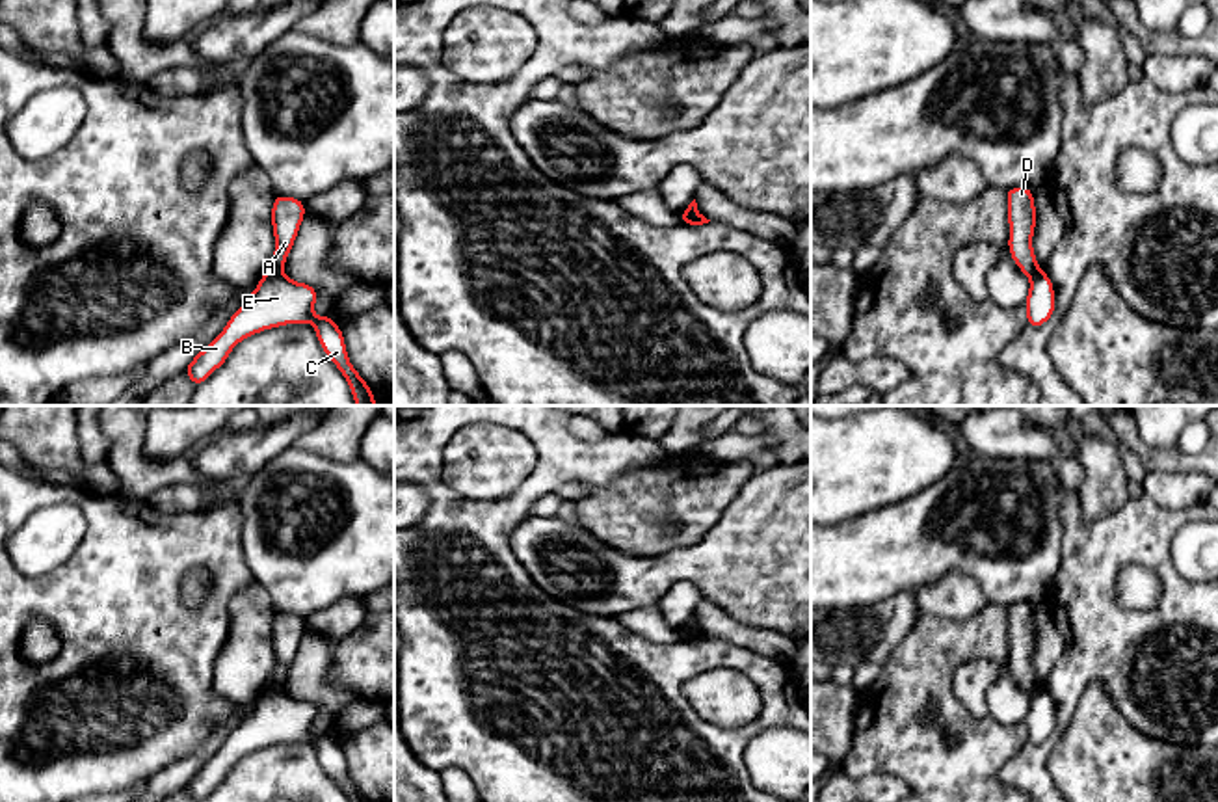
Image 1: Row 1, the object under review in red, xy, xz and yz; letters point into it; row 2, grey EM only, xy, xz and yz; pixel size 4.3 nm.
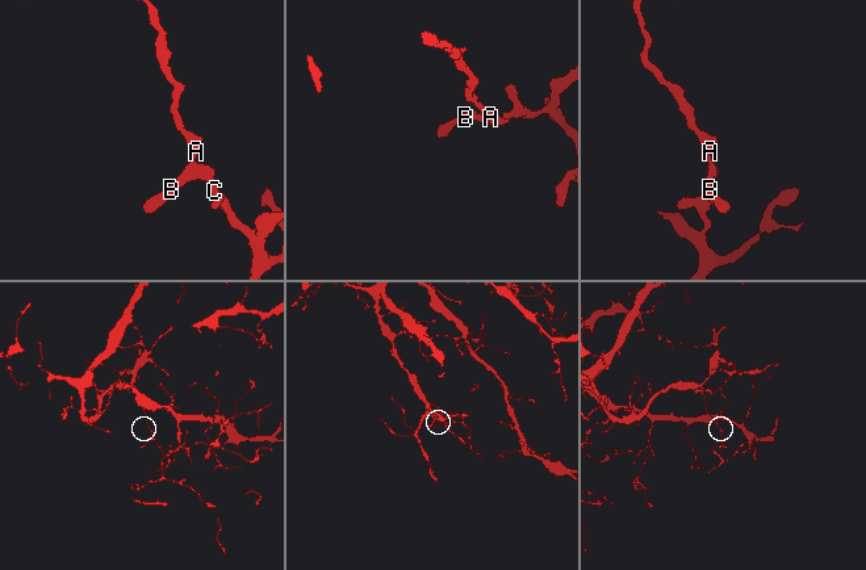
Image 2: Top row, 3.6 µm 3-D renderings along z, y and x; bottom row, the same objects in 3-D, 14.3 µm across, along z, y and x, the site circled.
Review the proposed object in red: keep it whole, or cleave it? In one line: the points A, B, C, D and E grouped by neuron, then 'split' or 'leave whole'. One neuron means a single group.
A D / B C E; split

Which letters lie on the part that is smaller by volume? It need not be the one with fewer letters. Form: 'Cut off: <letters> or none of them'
Cut off: B, C, E

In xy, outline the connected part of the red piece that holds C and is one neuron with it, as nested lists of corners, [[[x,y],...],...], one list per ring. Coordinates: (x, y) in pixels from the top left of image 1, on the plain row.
[[[266,688],[253,711],[229,735],[225,746],[192,776],[184,791],[193,802],[203,802],[227,778],[240,757],[277,742],[311,739],[324,770],[337,782],[348,800],[366,802],[348,776],[342,746],[329,731],[312,733],[316,716],[318,709],[314,703],[290,698],[283,690]]]

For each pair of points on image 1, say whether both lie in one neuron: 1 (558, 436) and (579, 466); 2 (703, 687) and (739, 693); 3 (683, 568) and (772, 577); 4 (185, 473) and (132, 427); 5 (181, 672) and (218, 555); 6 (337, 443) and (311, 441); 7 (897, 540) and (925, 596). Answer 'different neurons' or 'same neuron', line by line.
1: same neuron
2: same neuron
3: same neuron
4: same neuron
5: same neuron
6: same neuron
7: different neurons

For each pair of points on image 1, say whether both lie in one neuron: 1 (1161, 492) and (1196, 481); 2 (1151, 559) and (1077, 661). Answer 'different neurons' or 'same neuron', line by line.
1: same neuron
2: same neuron

